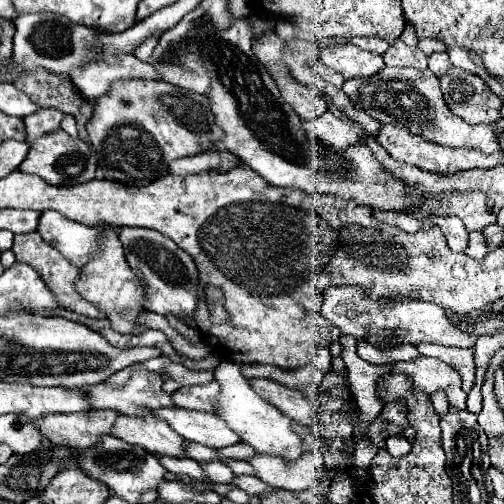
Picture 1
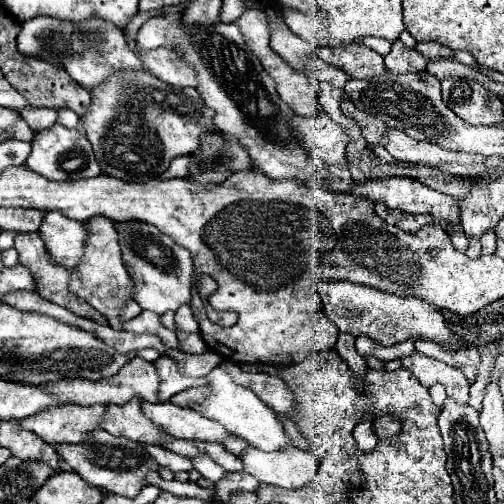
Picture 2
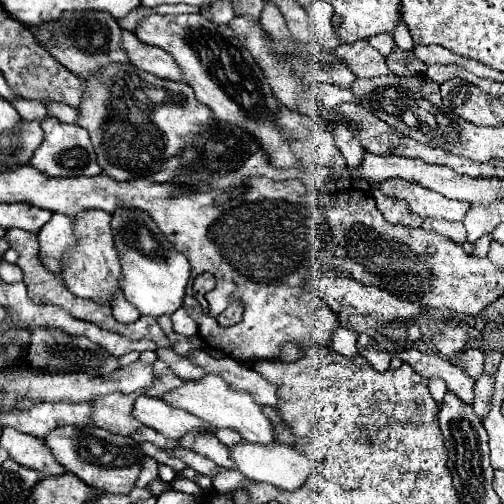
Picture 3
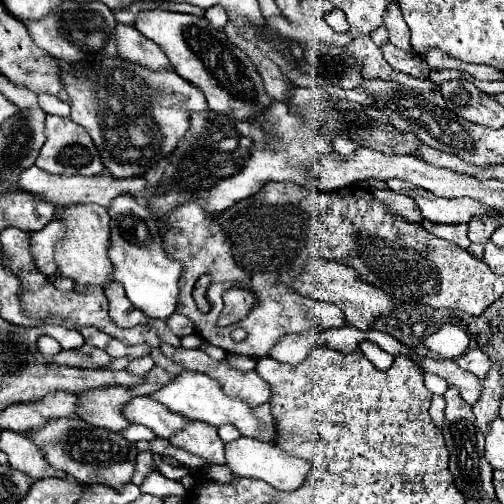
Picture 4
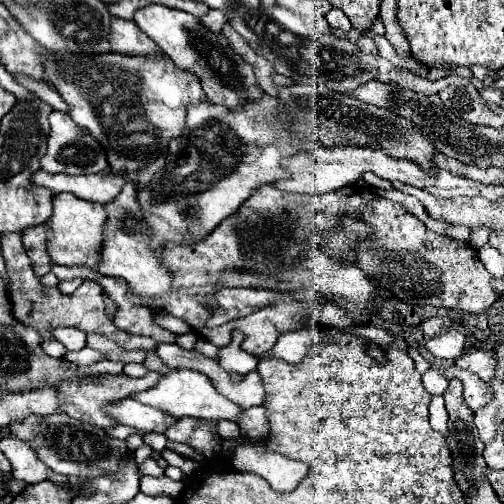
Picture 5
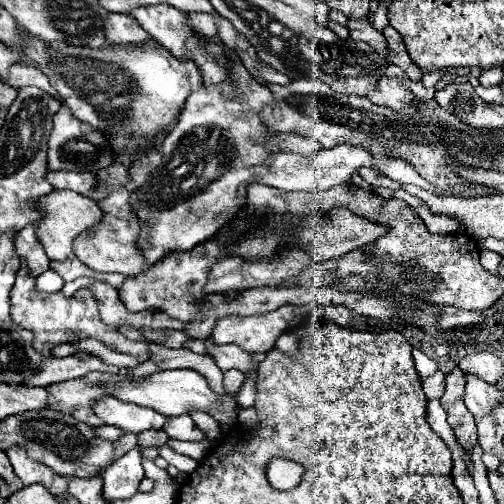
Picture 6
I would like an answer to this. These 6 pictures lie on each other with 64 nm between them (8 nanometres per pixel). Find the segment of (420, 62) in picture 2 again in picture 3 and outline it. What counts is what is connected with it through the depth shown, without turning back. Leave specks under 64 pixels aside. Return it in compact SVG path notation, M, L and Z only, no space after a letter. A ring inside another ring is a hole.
M396 46L396 50L386 58L386 62L388 62L388 68L394 72L394 74L398 74L398 76L406 76L406 68L408 68L408 62L406 62L406 58L410 56L410 52L408 50L400 50L398 46Z

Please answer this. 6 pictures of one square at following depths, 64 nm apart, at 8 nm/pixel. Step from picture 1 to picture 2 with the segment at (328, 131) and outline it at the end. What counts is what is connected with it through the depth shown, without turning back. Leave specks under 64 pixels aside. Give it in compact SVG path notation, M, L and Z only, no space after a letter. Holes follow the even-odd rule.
M326 112L318 118L294 116L292 122L294 132L302 138L308 152L328 166L342 166L346 162L346 146L350 136L342 124L336 124Z

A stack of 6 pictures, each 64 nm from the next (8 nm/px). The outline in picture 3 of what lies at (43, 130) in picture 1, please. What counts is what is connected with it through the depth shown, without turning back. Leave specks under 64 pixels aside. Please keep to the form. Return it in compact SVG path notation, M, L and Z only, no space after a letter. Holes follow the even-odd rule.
M16 100L14 108L20 112L22 120L26 120L26 122L32 122L32 120L44 122L46 118L50 118L46 106L40 102L34 102L34 100Z

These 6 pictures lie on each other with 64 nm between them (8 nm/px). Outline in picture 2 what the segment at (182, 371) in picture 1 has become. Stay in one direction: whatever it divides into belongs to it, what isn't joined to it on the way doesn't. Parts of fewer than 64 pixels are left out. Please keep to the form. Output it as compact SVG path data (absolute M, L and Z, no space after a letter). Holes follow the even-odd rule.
M160 356L154 362L154 366L156 366L156 372L160 378L158 395L162 401L168 401L174 394L190 388L190 386L204 386L208 382L208 378L182 376L178 370L178 364L168 356Z

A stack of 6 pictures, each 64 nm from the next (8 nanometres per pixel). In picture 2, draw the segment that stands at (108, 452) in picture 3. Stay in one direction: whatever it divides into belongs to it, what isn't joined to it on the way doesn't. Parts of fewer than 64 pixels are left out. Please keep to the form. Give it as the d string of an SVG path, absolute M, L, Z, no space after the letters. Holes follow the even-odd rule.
M106 430L92 432L90 440L84 444L58 444L56 450L60 458L64 458L64 462L74 472L78 472L88 484L100 486L110 494L118 494L126 498L136 498L138 492L146 486L144 484L146 474L160 470L160 464L146 452L142 444L112 436Z

